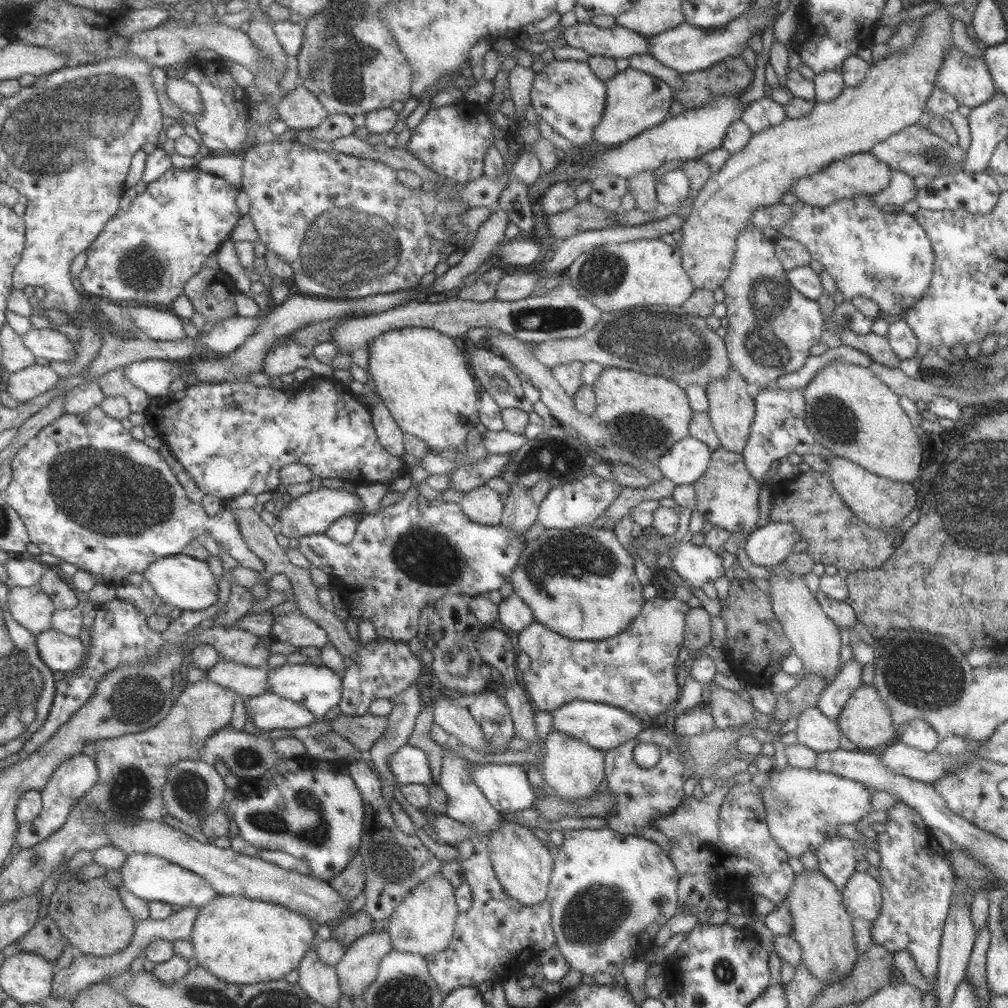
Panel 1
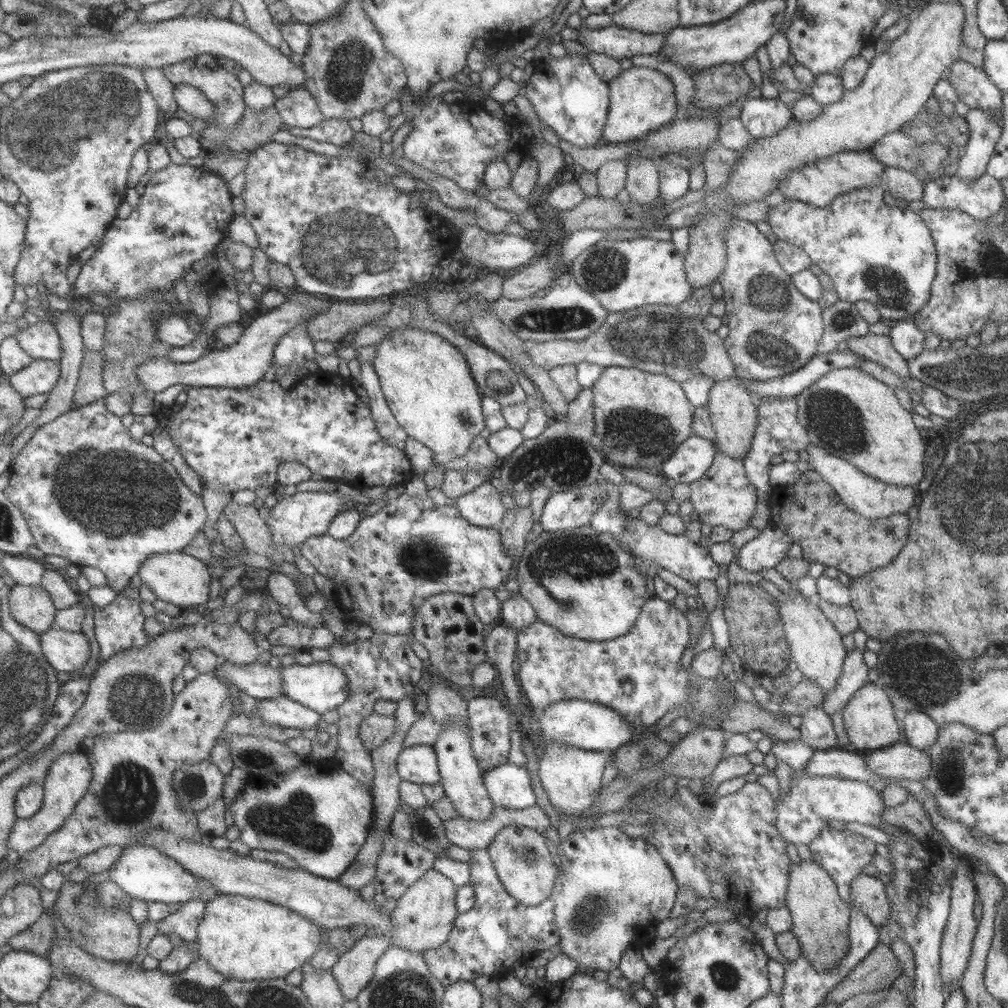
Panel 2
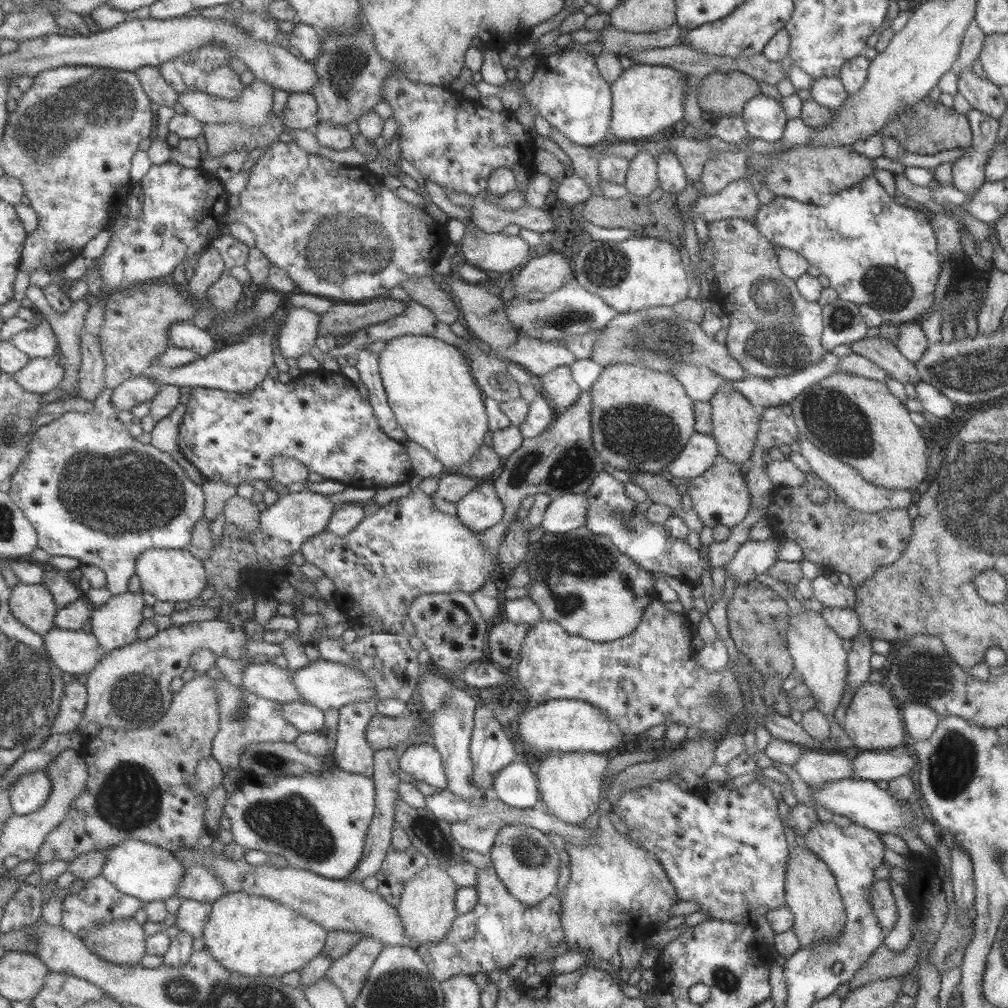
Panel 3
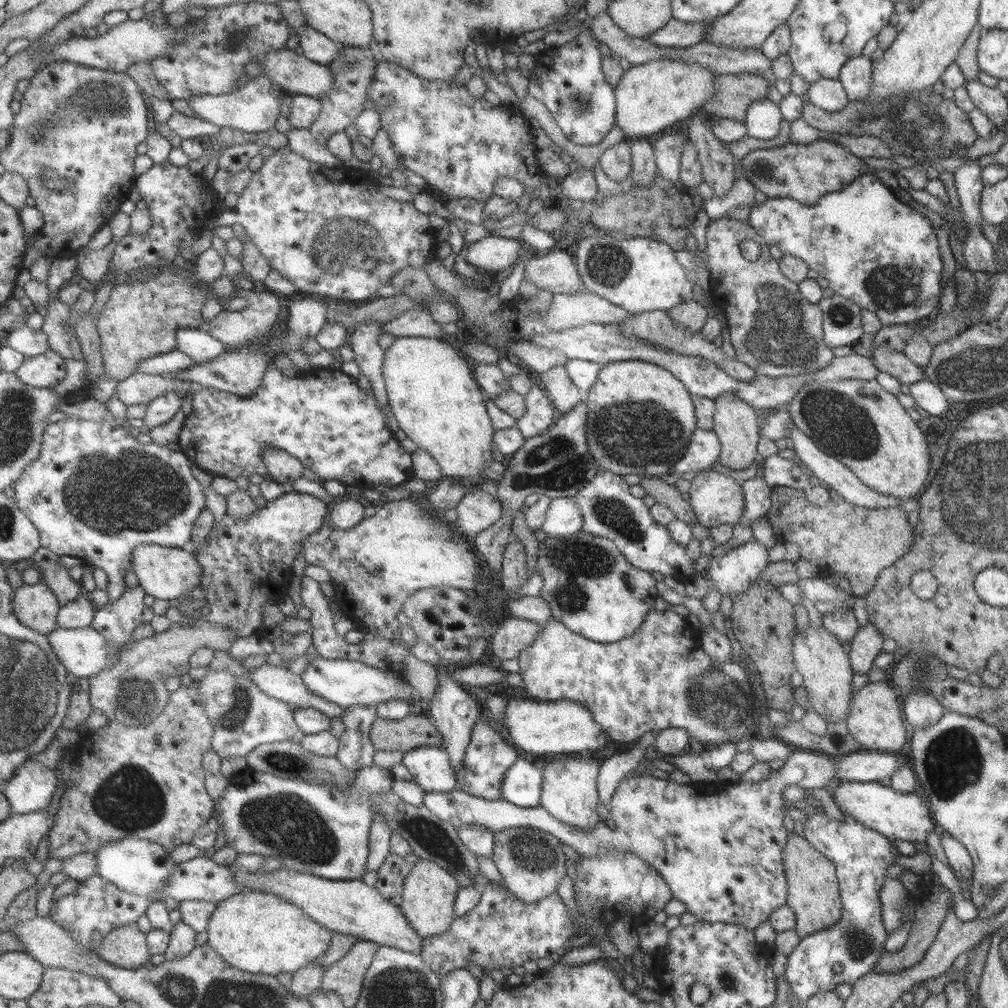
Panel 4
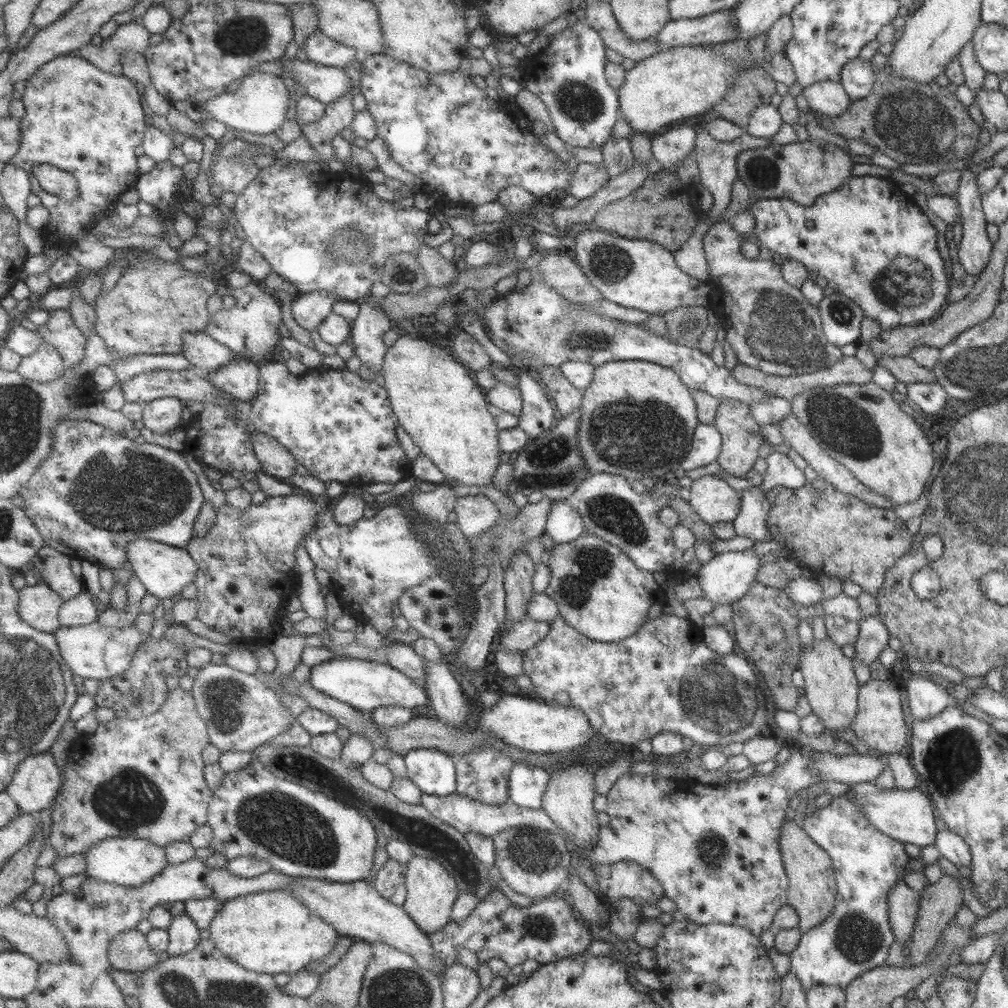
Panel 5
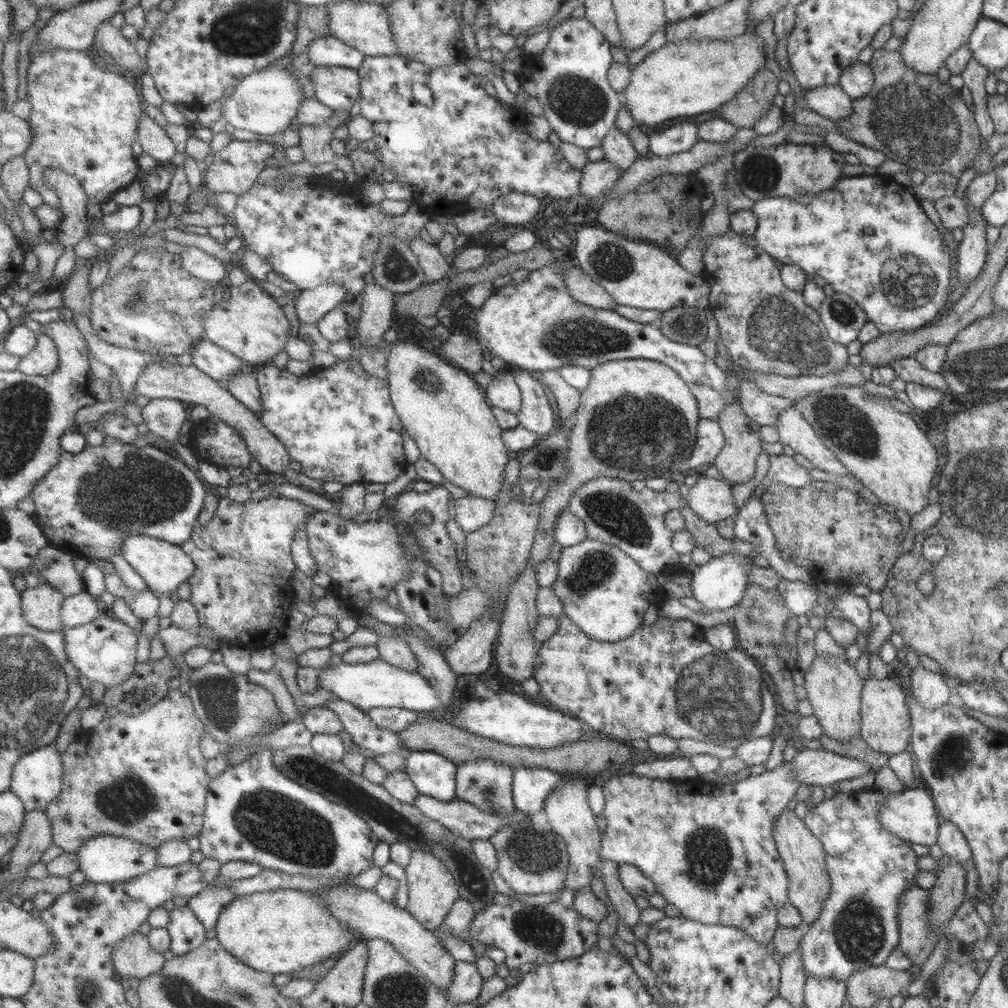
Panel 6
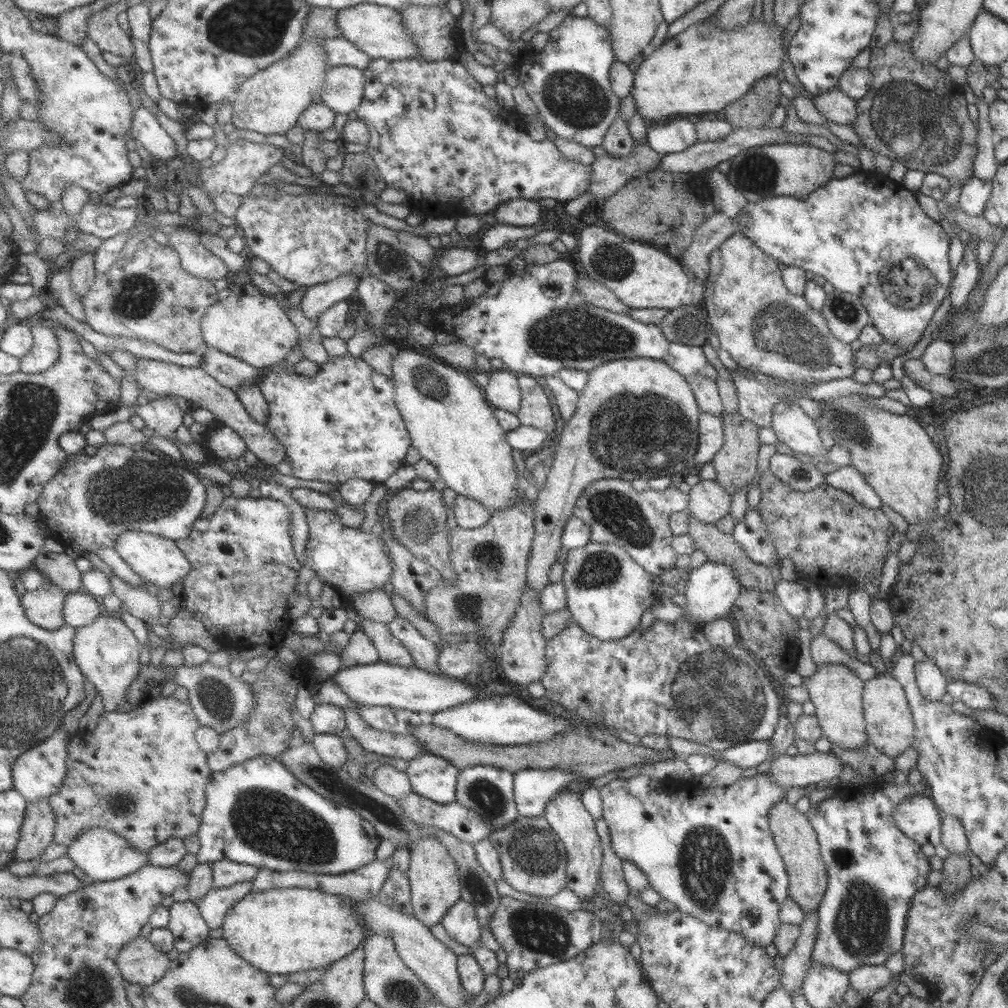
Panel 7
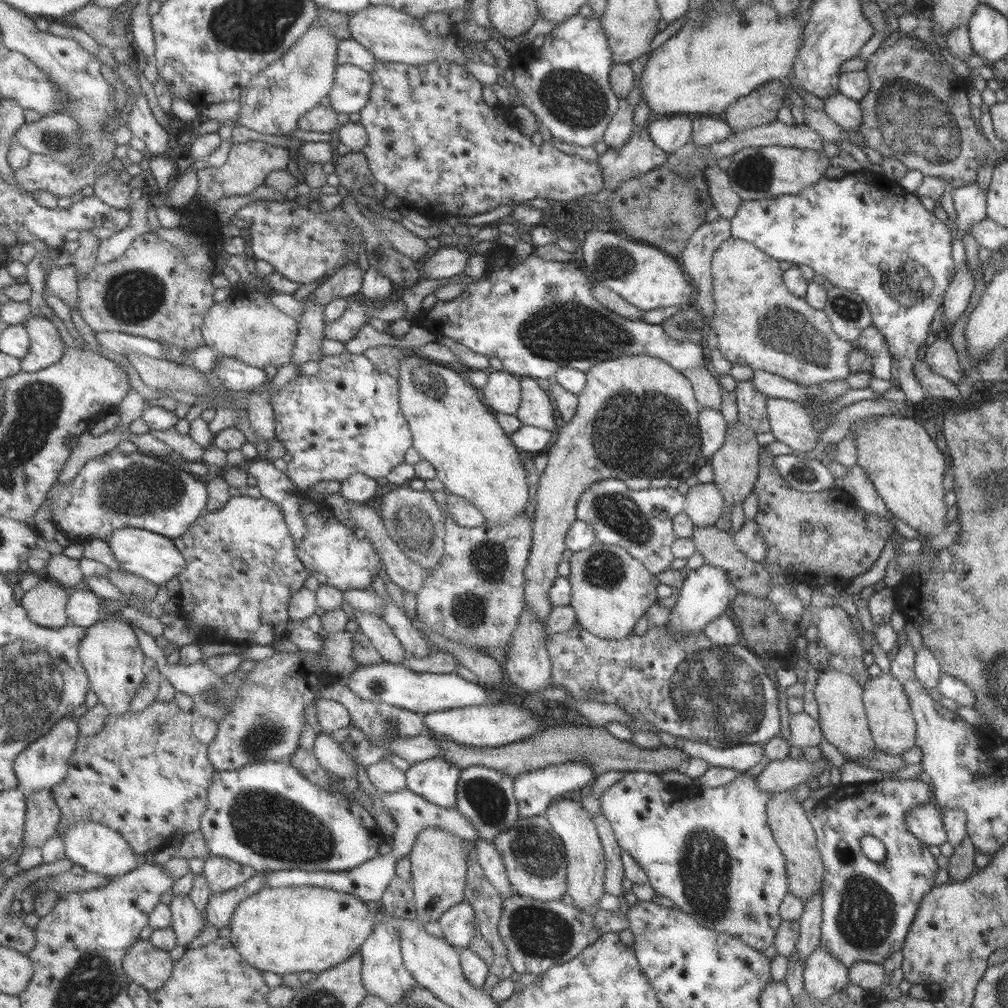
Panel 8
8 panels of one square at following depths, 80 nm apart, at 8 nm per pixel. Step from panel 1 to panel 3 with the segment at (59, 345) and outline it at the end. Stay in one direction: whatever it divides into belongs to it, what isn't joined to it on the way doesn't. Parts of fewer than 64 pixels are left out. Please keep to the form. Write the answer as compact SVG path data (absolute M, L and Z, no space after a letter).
M44 320L39 326L25 330L12 338L12 341L31 358L51 357L60 354L54 328Z

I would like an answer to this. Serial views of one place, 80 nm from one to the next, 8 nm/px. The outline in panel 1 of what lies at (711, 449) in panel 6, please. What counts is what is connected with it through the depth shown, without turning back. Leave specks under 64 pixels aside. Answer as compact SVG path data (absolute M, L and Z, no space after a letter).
M689 436L675 442L655 465L663 477L677 486L692 484L705 472L710 452L703 442Z

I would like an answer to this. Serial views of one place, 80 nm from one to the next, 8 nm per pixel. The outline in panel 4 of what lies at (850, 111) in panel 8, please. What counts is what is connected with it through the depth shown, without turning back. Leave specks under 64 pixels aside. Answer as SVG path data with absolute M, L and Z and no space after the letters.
M823 77L822 80L811 83L806 94L809 104L825 112L842 110L849 102L837 79Z

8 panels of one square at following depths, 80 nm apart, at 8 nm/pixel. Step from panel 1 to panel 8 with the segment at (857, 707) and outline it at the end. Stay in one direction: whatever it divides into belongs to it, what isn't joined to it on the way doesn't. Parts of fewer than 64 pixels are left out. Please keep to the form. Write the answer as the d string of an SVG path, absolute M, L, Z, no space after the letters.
M882 673L862 686L862 703L874 748L885 754L897 756L914 746L916 724L907 695L901 683L888 673Z

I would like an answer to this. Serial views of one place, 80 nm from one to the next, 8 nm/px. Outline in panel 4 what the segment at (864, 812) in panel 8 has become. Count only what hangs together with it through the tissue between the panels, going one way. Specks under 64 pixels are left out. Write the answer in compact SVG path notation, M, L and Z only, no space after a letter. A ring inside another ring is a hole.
M811 812L803 821L802 837L835 867L841 903L841 918L833 926L800 939L791 954L786 956L784 979L793 997L803 1003L818 992L834 990L839 982L851 985L872 970L884 950L883 943L888 935L881 920L878 890L886 877L885 868L896 864L896 856L901 854L895 849L892 839L865 828L846 814L842 816L843 821L835 821L824 813ZM833 964L840 964L843 969L833 973Z

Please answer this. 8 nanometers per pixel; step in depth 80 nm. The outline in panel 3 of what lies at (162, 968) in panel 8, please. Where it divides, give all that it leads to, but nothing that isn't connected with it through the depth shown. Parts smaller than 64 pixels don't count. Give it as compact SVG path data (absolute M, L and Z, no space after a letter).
M134 917L115 919L88 932L82 941L101 958L124 965L139 965L148 951L143 925Z

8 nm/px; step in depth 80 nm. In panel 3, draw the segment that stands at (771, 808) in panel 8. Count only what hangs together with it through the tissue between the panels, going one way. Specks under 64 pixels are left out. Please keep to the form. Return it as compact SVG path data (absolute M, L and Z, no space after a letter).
M797 845L788 856L784 882L785 906L792 914L792 931L800 948L807 948L820 940L835 940L843 930L846 914L838 893L835 877L810 850Z

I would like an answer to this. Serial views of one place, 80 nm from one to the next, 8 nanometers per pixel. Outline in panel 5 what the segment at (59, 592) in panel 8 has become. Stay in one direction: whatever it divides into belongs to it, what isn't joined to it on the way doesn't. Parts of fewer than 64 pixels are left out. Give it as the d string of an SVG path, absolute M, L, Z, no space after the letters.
M47 584L27 586L20 590L20 596L18 613L33 628L55 633L62 627L60 610L65 601L54 589Z

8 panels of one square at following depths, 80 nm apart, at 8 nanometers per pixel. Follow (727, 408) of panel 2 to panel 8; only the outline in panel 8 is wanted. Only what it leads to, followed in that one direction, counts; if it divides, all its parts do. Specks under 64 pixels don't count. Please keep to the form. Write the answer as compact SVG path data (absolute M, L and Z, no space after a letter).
M739 420L733 425L729 425L726 427L723 444L710 456L707 462L712 467L714 474L712 483L719 489L726 502L725 510L713 525L721 532L729 532L731 526L730 508L735 503L743 502L754 488L754 482L759 472L759 449L761 447L755 439L755 434L756 432L749 425L743 424Z

